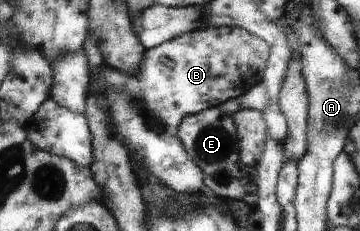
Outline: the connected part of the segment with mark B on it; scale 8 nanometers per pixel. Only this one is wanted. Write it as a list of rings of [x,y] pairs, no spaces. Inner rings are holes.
[[[205,25],[161,46],[146,49],[135,72],[123,72],[107,65],[107,68],[103,68],[94,77],[94,87],[99,87],[102,95],[109,100],[115,138],[126,145],[131,162],[136,162],[137,166],[173,192],[197,195],[205,190],[205,173],[201,173],[202,169],[190,159],[189,153],[182,147],[178,127],[187,116],[218,107],[232,98],[239,98],[261,84],[269,58],[269,45],[250,32],[228,26],[219,28]]]

